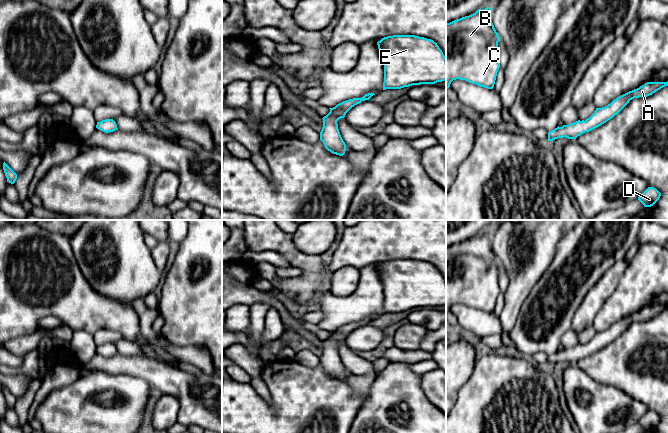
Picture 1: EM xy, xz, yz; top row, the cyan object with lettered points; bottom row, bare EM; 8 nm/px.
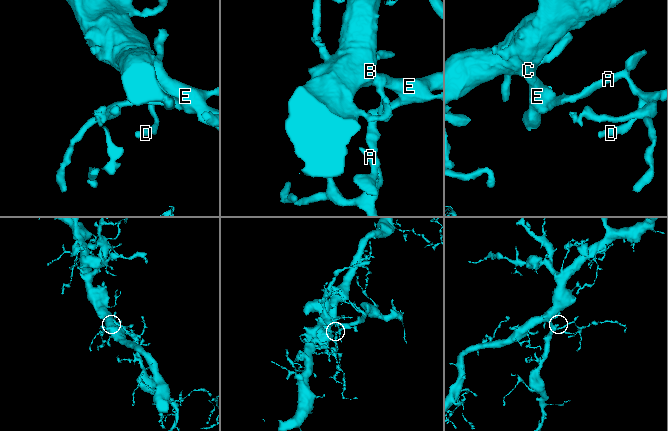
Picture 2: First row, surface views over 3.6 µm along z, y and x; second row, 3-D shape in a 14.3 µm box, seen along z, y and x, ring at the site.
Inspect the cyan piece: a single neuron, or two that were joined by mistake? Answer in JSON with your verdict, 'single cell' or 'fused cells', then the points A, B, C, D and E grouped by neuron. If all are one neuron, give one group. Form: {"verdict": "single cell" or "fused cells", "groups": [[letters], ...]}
{"verdict": "single cell", "groups": [["A", "B", "C", "D", "E"]]}

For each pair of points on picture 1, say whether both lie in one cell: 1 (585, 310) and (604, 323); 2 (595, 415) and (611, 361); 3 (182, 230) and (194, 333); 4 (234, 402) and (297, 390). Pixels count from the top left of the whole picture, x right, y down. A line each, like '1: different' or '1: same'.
1: different
2: different
3: different
4: same

